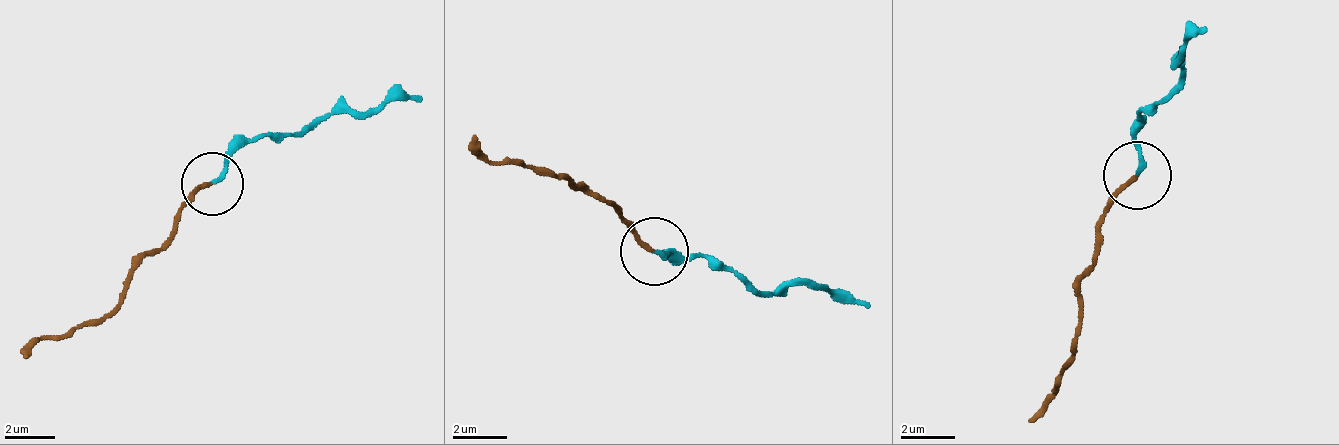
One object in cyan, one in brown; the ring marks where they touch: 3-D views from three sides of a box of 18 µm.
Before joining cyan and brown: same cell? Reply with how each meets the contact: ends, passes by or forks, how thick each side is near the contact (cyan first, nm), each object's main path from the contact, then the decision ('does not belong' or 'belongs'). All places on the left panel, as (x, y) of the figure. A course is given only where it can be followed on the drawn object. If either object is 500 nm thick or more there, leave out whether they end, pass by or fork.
cyan ends there; brown ends there; 170 nm thick on the cyan side, 150 nm on the other; cyan runs (214, 185), (244, 143), (353, 111), (419, 103); brown runs (214, 185), (181, 210), (174, 234), (146, 256), (96, 322), (42, 338), (27, 357); belongs

